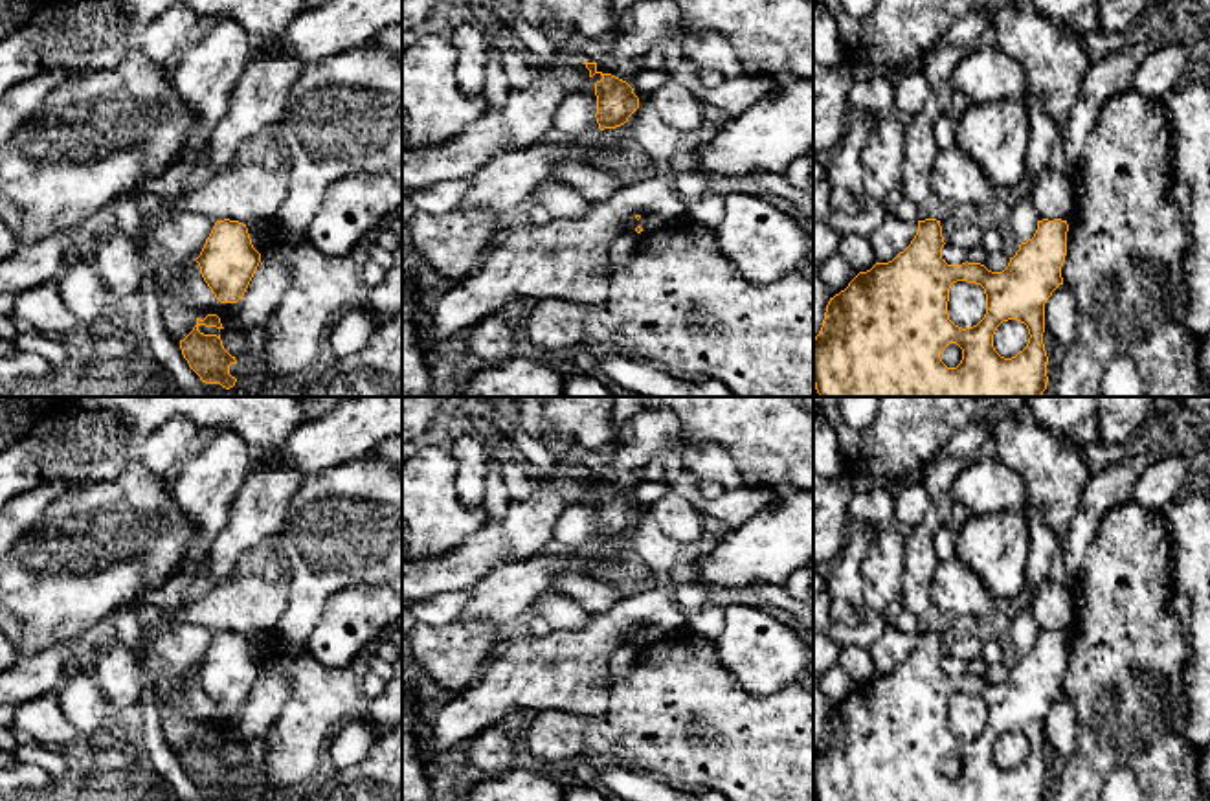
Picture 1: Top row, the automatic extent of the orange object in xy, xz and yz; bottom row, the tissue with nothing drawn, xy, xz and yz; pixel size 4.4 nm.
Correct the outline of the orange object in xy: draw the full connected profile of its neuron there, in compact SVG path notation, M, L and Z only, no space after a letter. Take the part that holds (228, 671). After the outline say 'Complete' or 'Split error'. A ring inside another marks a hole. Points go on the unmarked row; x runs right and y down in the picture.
M217 632L200 667L195 671L200 685L220 715L242 711L259 674L246 636Z. Complete

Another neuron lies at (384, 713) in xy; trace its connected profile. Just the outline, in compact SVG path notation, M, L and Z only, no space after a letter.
M402 656L393 665L393 678L386 682L384 693L362 704L360 715L382 735L402 724Z

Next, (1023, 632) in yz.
M1023 610L1012 615L1010 637L1019 654L1026 654L1037 641L1037 628L1030 610Z

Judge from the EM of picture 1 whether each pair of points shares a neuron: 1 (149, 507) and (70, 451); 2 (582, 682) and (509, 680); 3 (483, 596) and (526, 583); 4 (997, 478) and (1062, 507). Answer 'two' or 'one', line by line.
1: two
2: one
3: one
4: two

